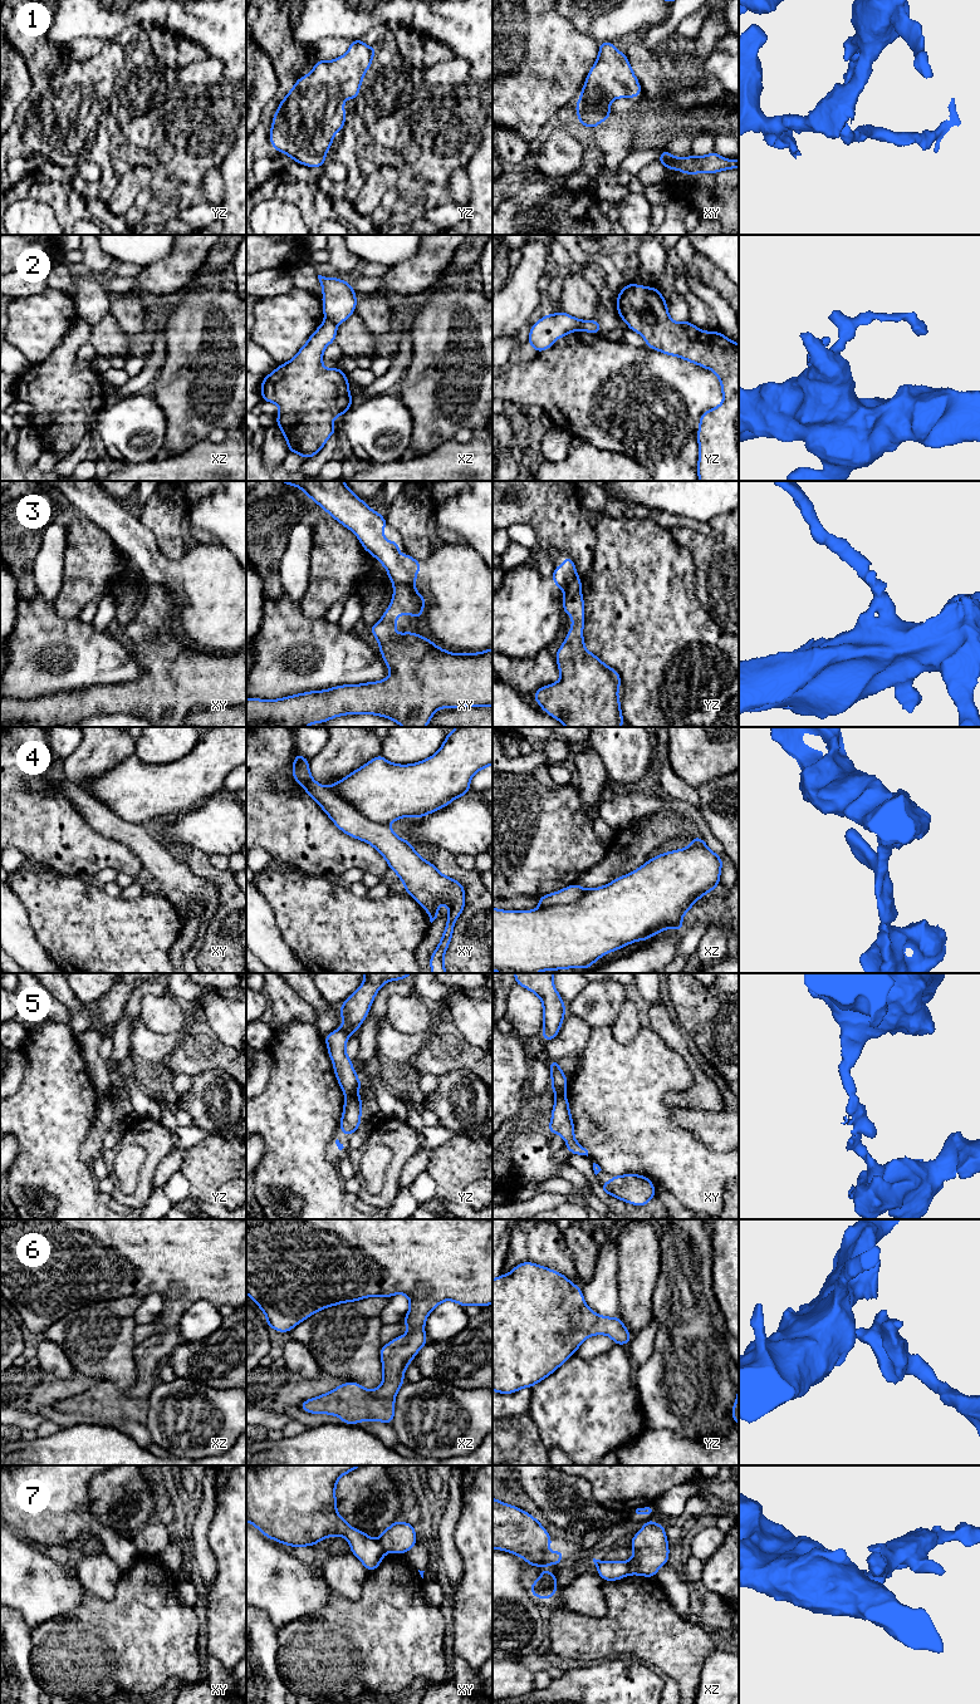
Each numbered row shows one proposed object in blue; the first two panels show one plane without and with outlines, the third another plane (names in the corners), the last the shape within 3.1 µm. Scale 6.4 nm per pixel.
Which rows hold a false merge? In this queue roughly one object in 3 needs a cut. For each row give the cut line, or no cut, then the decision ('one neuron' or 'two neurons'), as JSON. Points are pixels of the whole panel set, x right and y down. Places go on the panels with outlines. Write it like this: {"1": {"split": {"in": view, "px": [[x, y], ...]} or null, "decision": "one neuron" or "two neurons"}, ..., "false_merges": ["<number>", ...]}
{"1": {"split": null, "decision": "one neuron"}, "2": {"split": {"in": "xz", "px": [[326, 318], [337, 324]]}, "decision": "two neurons"}, "3": {"split": {"in": "xy", "px": [[395, 584], [410, 584], [413, 588]]}, "decision": "two neurons"}, "4": {"split": {"in": "xy", "px": [[331, 787], [368, 819], [387, 825]]}, "decision": "two neurons"}, "5": {"split": {"in": "yz", "px": [[357, 1091], [347, 1098]]}, "decision": "two neurons"}, "6": {"split": null, "decision": "one neuron"}, "7": {"split": {"in": "xz", "px": [[627, 1562], [628, 1574]]}, "decision": "two neurons"}, "false_merges": ["2", "3", "4", "5", "7"]}

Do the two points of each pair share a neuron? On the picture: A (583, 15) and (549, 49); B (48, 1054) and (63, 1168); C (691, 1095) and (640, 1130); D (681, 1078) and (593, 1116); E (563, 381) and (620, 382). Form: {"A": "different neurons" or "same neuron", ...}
{"A": "different neurons", "B": "same neuron", "C": "different neurons", "D": "same neuron", "E": "same neuron"}

